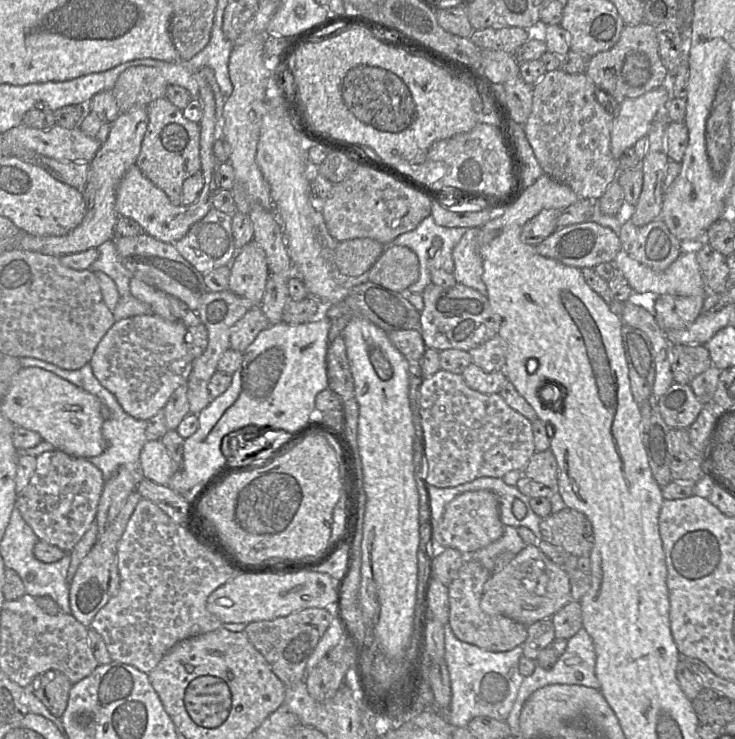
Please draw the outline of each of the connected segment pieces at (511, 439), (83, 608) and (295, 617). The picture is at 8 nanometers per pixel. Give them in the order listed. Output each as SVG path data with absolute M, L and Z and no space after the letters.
M440 370L432 377L423 379L419 388L419 406L421 425L425 438L425 454L428 463L426 483L438 488L452 488L471 482L481 477L502 478L510 471L521 471L527 467L531 457L535 454L534 438L531 422L523 415L509 407L499 394L483 394L467 386L461 374Z
M136 491L129 495L117 517L104 533L98 537L73 577L69 587L71 614L87 628L90 627L98 611L107 604L119 589L120 577L117 567L117 545L140 499L141 496Z
M311 607L273 620L251 622L246 625L244 633L252 645L266 659L273 673L285 686L291 686L292 684L305 681L308 661L332 620L333 616L326 608Z

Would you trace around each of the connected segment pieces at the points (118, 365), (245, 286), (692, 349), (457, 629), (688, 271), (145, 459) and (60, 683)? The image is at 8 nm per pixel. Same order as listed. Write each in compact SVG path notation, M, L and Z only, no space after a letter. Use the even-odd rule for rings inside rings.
M156 315L134 316L116 321L98 344L95 353L90 361L94 375L97 377L102 386L104 386L116 397L119 404L122 406L126 413L138 420L148 421L165 407L169 398L179 386L187 384L188 377L192 370L193 361L193 358L188 352L185 343L185 336L187 333L187 327L181 321L168 321Z
M253 240L235 254L230 264L228 290L260 306L269 277L265 253Z
M703 345L673 346L671 370L674 382L689 385L692 380L712 366L707 348Z
M467 559L464 562L448 587L450 605L448 623L460 641L491 652L510 651L526 641L527 626L505 616L490 615L481 609L484 584L491 574L492 571L476 560Z
M622 249L618 252L611 264L622 273L632 290L636 293L643 294L651 292L658 296L664 294L696 296L710 293L701 274L700 266L696 258L696 249L684 249L676 261L662 272L654 271L639 263Z
M160 440L147 441L140 452L142 477L156 484L168 485L176 466Z
M50 670L35 677L31 685L35 696L49 712L62 720L73 686L69 678L60 671Z

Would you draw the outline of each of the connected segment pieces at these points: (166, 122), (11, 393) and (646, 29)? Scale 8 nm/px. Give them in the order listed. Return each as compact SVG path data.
M165 97L150 102L145 109L148 124L136 165L154 185L167 195L173 205L182 205L183 182L201 169L199 123L186 119L182 110Z
M39 367L21 368L11 379L1 403L2 414L15 426L35 431L56 449L77 458L101 455L107 448L102 434L101 400Z
M647 23L635 26L625 25L619 40L612 48L588 59L585 74L597 88L606 92L618 103L628 98L637 98L657 87L666 85L669 81L669 72L659 56L655 26Z

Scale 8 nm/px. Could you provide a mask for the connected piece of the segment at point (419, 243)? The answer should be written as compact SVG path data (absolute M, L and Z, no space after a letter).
M432 215L426 217L414 230L399 235L392 245L410 248L419 259L419 279L409 286L408 293L423 293L431 281L431 272L442 269L454 271L452 252L468 228L444 227L435 223Z

